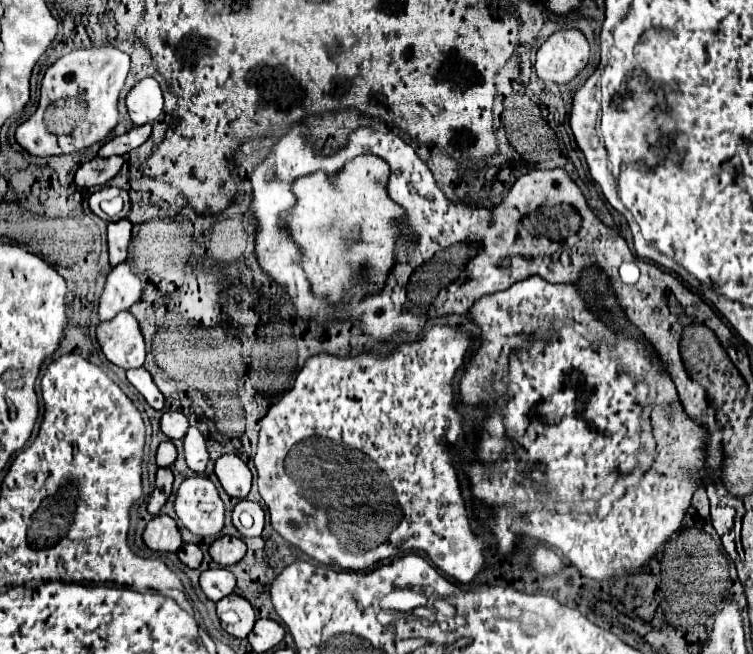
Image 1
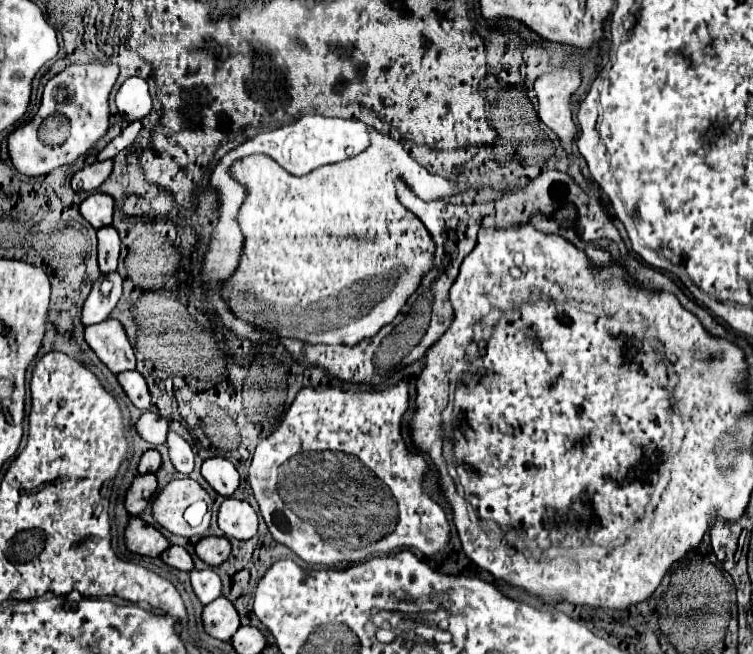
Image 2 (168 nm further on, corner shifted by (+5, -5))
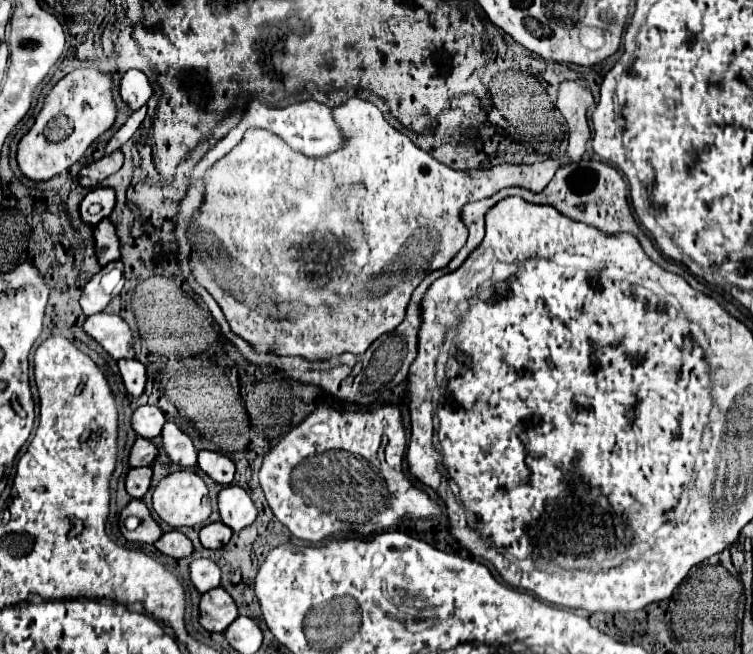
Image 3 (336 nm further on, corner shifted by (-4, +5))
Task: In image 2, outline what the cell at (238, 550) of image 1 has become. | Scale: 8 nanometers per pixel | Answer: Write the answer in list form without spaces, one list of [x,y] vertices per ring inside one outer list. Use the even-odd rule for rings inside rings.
[[[202,537],[196,543],[196,555],[210,567],[222,565],[230,555],[230,541],[226,537]]]

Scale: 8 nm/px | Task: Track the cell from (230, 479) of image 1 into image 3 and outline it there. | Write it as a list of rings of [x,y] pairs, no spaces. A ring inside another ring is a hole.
[[[199,451],[199,463],[197,463],[213,481],[221,485],[231,485],[235,477],[235,463],[229,455],[219,451]]]

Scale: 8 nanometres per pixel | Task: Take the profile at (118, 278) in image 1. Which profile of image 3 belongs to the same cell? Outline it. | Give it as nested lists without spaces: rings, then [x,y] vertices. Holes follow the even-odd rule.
[[[97,273],[83,289],[83,295],[81,295],[81,309],[83,313],[89,317],[89,315],[95,315],[99,311],[105,311],[105,307],[111,303],[113,295],[107,295],[101,291],[101,277],[103,273]]]

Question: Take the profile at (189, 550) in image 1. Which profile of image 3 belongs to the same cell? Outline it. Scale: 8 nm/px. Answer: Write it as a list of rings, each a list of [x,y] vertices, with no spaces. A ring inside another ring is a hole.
[[[179,531],[163,533],[163,537],[155,543],[155,547],[157,547],[161,553],[165,553],[165,555],[169,555],[169,557],[175,557],[175,559],[191,557],[191,553],[195,551],[191,539],[185,537],[183,533],[179,533]]]

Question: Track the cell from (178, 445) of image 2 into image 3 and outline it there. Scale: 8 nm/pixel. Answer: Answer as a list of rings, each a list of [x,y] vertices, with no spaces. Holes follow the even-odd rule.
[[[167,421],[163,431],[163,447],[169,459],[181,467],[195,467],[197,465],[197,449],[187,433],[183,433],[173,421]]]

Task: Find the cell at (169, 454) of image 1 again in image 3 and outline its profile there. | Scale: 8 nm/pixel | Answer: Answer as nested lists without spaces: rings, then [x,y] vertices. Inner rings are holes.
[[[139,437],[131,449],[131,455],[129,455],[129,465],[131,467],[149,467],[153,465],[153,461],[157,459],[157,445],[151,441],[151,439],[143,439]]]

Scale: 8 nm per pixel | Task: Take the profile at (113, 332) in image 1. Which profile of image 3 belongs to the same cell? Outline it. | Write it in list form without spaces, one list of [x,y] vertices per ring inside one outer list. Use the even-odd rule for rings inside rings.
[[[97,313],[87,317],[83,323],[85,333],[95,339],[113,359],[133,359],[133,335],[129,325],[119,317],[111,313]]]

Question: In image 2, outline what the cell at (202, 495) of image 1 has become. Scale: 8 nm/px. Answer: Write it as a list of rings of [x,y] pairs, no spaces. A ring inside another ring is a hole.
[[[190,477],[174,479],[162,491],[156,493],[156,497],[152,501],[152,515],[154,515],[156,523],[160,523],[166,531],[170,531],[174,535],[204,537],[206,529],[208,529],[206,523],[200,527],[190,527],[184,521],[184,511],[194,501],[200,501],[200,499],[210,503],[210,495],[200,487],[200,483],[196,483]]]

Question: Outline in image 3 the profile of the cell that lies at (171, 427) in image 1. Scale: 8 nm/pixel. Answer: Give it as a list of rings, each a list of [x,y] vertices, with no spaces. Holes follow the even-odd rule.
[[[143,405],[139,407],[135,413],[133,413],[133,429],[139,437],[145,437],[145,439],[153,439],[161,433],[163,425],[165,425],[165,415],[159,407],[155,405]]]

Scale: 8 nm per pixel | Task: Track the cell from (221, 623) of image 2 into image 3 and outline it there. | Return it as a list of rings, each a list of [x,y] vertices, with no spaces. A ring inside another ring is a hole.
[[[215,587],[207,593],[203,593],[199,611],[201,611],[199,623],[207,631],[225,631],[239,615],[237,603],[223,587]]]

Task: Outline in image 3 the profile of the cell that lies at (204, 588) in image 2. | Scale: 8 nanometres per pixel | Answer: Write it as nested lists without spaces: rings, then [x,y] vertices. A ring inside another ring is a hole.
[[[195,559],[189,565],[189,575],[191,575],[193,585],[201,593],[207,593],[207,591],[211,591],[211,589],[221,585],[221,569],[211,559]]]

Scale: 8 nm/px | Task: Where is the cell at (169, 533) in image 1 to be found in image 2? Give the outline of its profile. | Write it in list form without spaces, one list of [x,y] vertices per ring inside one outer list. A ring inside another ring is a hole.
[[[130,517],[124,531],[124,545],[128,551],[146,557],[158,557],[166,547],[170,547],[168,539],[140,517]]]

